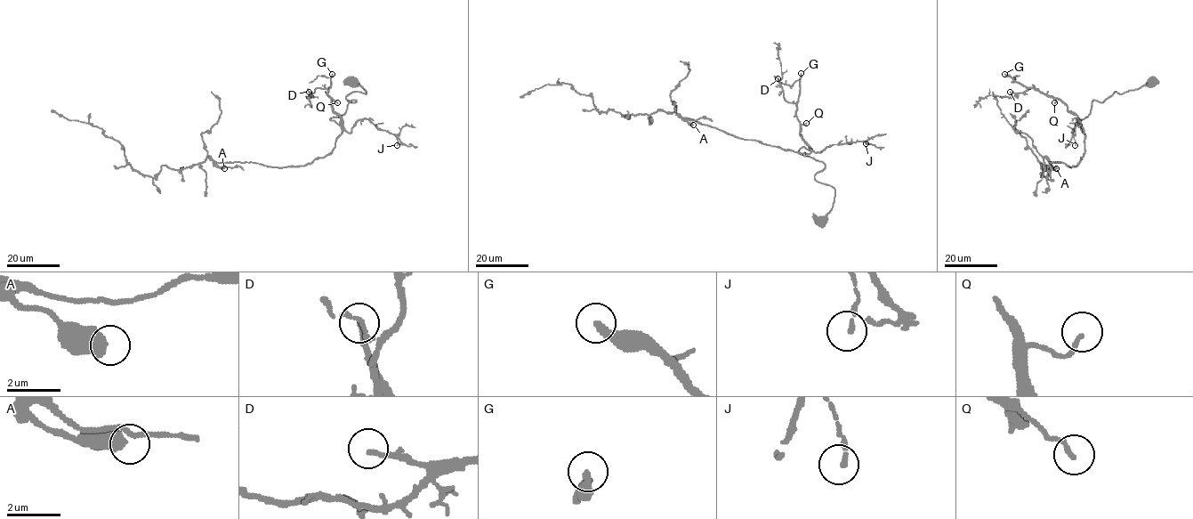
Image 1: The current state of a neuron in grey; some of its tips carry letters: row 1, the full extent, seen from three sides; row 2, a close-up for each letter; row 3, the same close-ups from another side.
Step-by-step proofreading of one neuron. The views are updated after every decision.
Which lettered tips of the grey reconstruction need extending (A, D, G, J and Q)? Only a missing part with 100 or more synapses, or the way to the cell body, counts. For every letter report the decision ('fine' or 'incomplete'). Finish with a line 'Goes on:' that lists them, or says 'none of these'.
A: fine
D: fine
G: incomplete
J: fine
Q: fine
Goes on: G

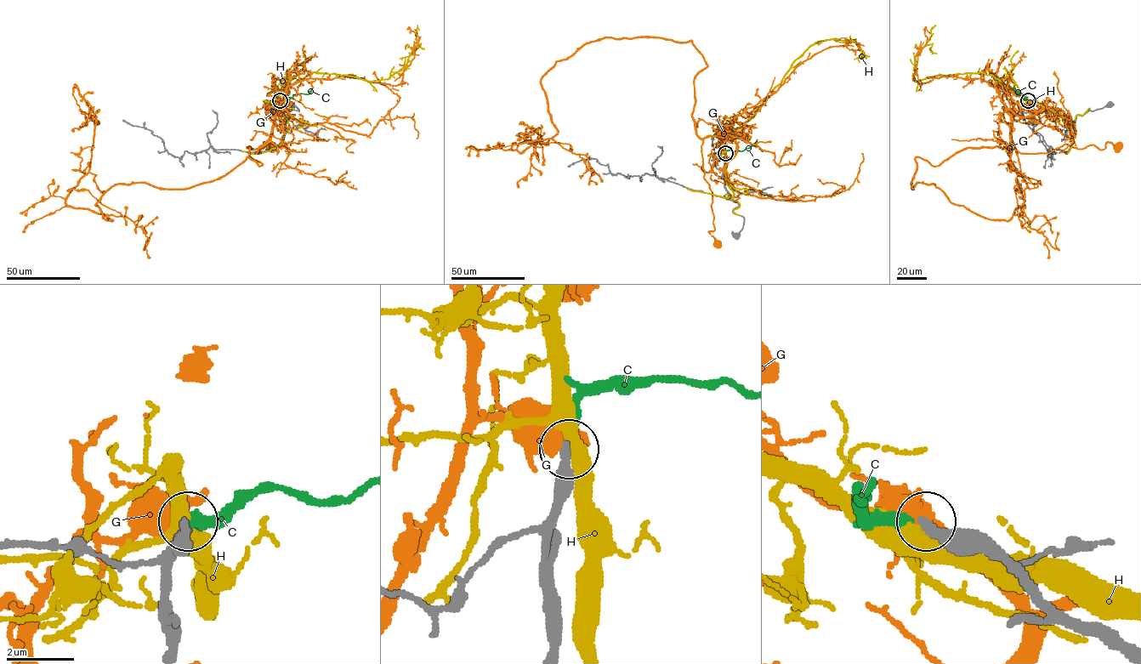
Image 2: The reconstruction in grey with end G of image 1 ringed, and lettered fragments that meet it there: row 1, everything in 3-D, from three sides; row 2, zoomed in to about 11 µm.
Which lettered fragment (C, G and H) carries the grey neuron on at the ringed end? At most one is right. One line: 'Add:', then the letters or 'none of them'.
Add: none of them

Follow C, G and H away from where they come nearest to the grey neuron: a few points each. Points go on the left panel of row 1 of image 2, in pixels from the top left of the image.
C: (280, 99), (291, 98), (293, 94), (308, 93), (312, 88)
G: (280, 99), (273, 104), (272, 135), (256, 153), (266, 144), (269, 150), (264, 142), (271, 146)
H: (280, 100), (279, 91), (312, 72), (379, 81), (400, 70), (420, 44), (414, 53)

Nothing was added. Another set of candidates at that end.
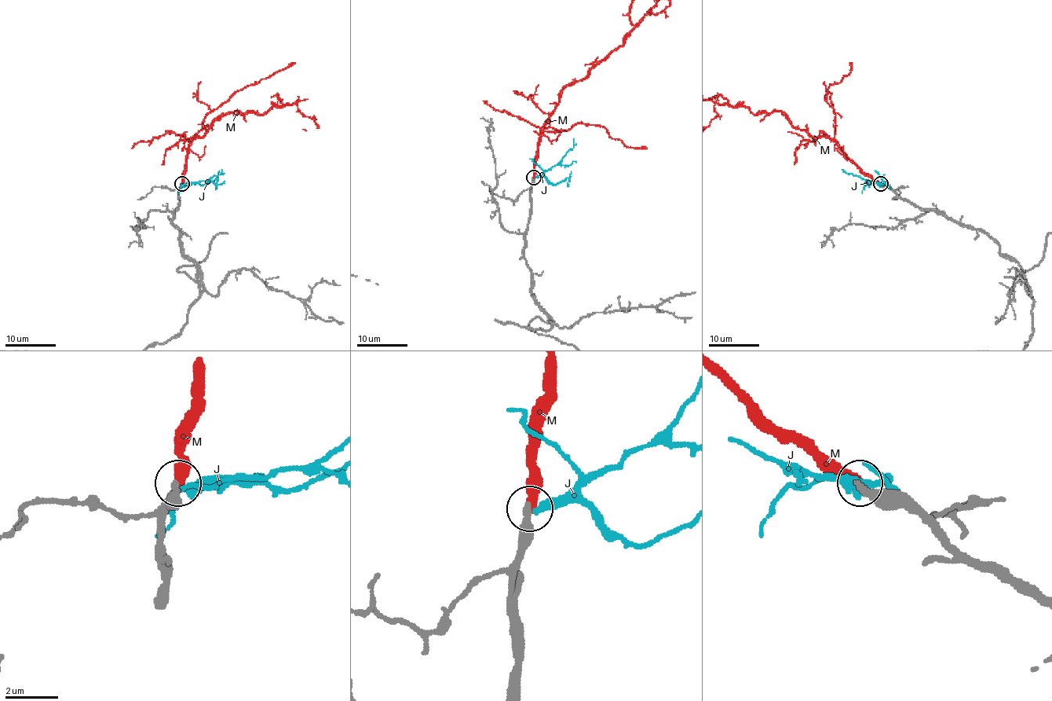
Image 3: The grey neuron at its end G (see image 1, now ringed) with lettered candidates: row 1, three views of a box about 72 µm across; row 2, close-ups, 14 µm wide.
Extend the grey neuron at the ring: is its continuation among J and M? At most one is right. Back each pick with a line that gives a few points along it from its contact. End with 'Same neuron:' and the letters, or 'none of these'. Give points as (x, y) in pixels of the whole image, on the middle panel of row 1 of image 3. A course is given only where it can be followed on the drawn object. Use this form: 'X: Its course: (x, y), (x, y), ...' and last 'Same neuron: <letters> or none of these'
Same neuron: M

